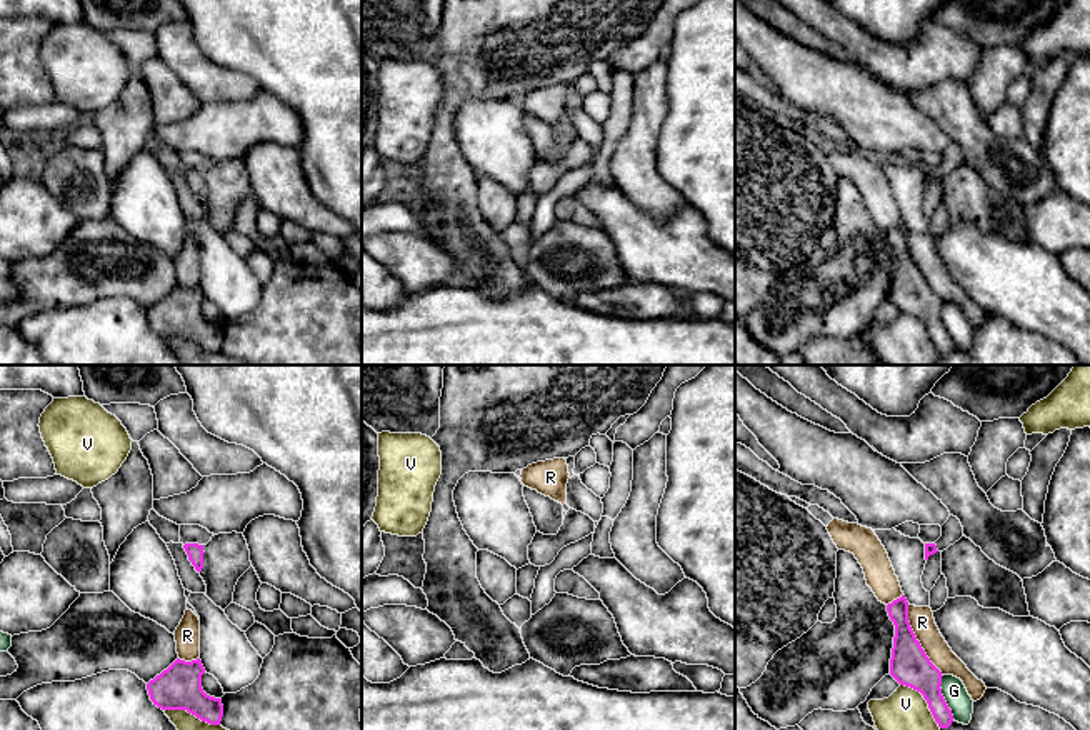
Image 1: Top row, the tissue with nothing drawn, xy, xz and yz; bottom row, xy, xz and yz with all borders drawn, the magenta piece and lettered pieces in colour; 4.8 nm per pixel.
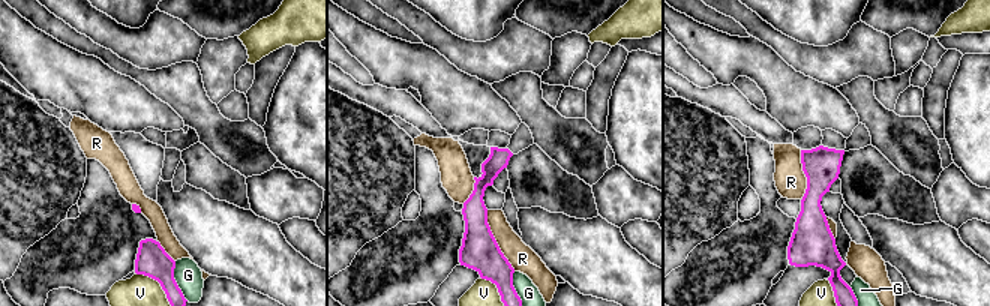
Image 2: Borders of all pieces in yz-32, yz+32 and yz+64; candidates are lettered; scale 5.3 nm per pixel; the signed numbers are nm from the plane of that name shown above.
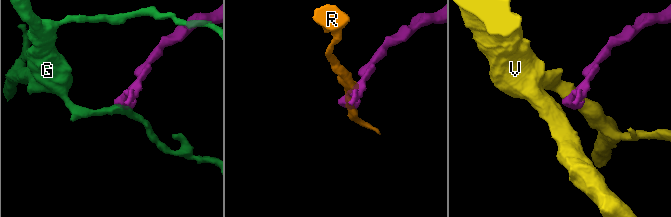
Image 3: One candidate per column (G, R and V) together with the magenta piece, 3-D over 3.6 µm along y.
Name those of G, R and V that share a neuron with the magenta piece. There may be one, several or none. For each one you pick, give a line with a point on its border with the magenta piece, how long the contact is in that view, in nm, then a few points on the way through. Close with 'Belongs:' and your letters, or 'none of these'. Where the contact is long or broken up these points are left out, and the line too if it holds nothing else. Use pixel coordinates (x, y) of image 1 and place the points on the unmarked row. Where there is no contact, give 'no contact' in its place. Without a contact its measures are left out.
Belongs: none of these

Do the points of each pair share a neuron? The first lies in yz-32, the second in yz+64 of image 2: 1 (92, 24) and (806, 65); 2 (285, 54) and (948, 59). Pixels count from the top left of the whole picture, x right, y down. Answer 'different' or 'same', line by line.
1: same
2: same

